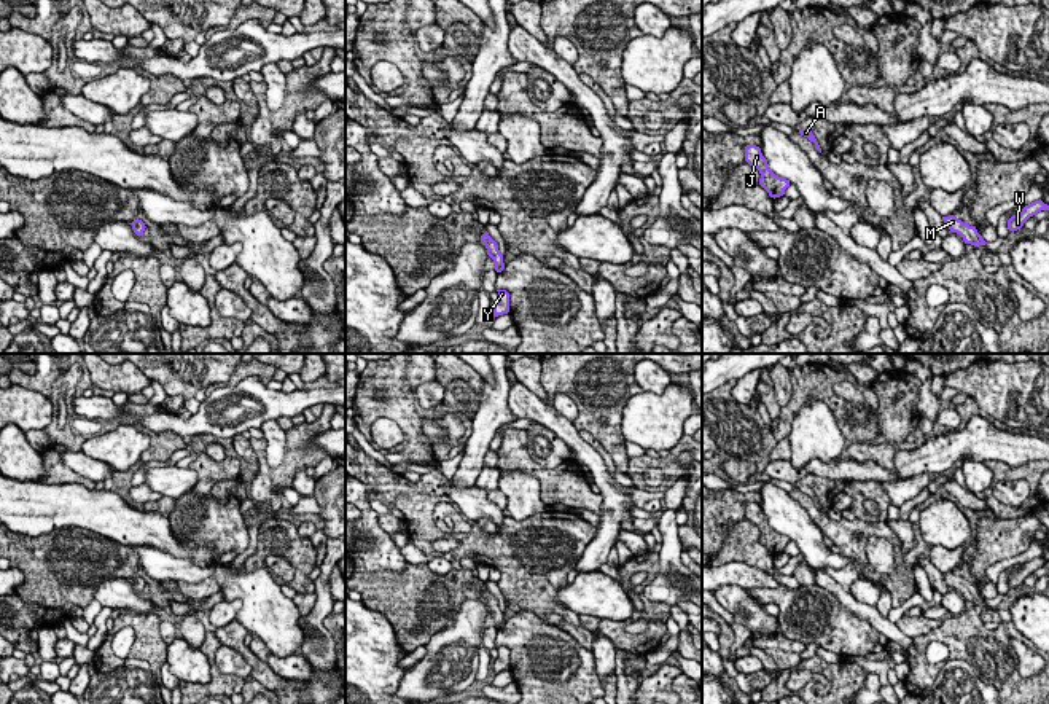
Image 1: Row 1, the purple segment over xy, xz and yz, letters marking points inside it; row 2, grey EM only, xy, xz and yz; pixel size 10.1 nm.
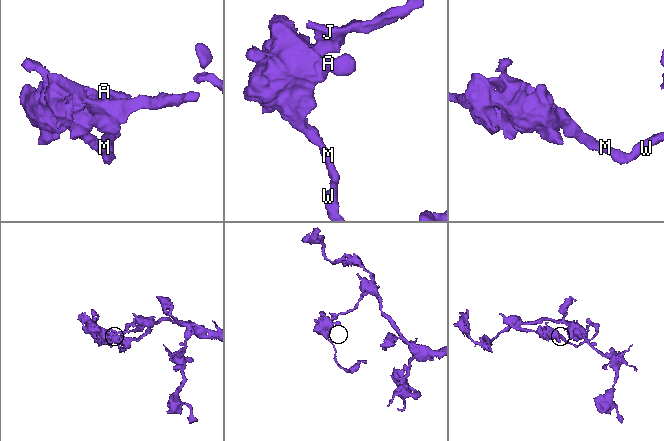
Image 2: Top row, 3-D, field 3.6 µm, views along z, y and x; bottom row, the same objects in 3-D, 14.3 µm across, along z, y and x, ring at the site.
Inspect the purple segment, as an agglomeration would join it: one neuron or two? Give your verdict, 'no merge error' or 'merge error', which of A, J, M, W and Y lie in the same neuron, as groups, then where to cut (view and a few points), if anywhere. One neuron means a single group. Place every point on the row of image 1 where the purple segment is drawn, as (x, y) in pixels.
no merge error | A J M W Y | no cut

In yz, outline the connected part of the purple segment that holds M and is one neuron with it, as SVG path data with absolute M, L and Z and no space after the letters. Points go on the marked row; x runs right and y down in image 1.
M953 215L942 217L944 225L952 231L963 237L965 244L971 244L974 247L985 245L987 242L982 239L982 236L977 233L976 226L969 226L968 223L963 223L961 220L955 218Z

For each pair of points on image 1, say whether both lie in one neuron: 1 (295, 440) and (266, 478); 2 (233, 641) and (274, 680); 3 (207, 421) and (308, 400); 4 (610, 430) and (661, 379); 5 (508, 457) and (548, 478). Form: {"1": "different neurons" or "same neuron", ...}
{"1": "same neuron", "2": "same neuron", "3": "same neuron", "4": "different neurons", "5": "same neuron"}

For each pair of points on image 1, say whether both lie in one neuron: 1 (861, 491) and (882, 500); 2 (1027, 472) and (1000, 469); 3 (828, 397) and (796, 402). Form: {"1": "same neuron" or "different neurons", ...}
{"1": "same neuron", "2": "same neuron", "3": "same neuron"}

